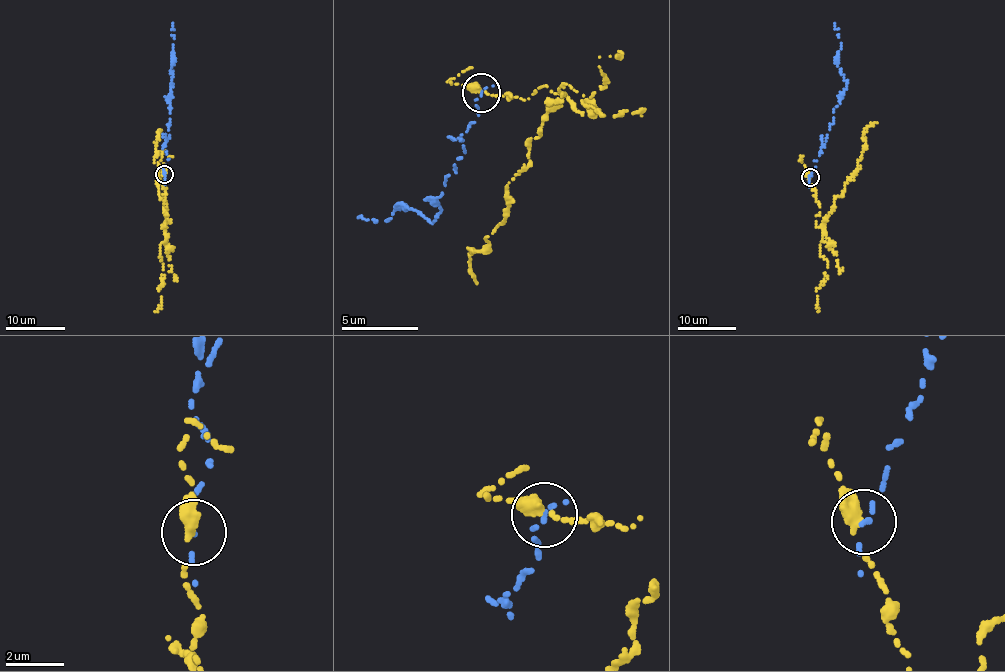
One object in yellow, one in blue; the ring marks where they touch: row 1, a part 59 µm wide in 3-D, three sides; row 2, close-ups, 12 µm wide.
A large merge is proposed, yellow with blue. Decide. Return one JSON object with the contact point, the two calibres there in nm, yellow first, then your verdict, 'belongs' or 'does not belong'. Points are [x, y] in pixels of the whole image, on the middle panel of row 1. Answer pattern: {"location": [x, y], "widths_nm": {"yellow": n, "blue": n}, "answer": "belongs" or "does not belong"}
{"location": [481, 92], "widths_nm": {"yellow": 320, "blue": 150}, "answer": "does not belong"}

